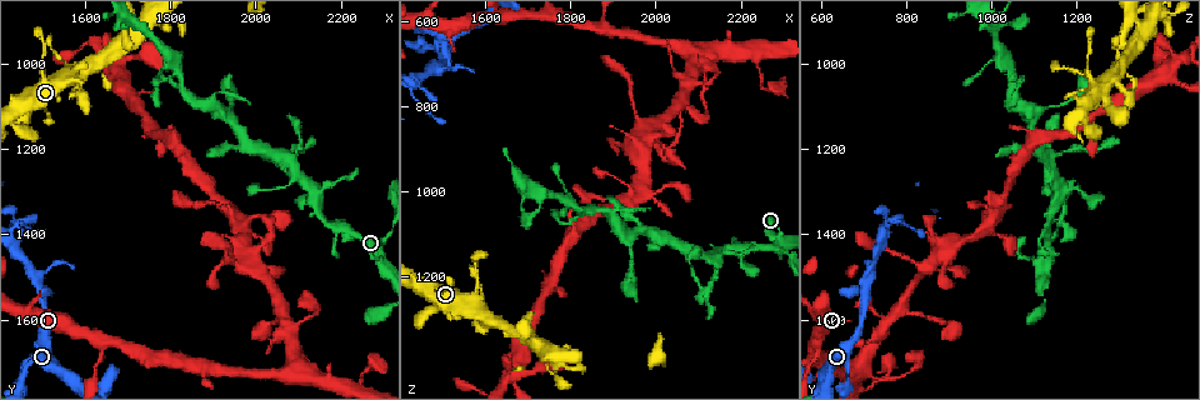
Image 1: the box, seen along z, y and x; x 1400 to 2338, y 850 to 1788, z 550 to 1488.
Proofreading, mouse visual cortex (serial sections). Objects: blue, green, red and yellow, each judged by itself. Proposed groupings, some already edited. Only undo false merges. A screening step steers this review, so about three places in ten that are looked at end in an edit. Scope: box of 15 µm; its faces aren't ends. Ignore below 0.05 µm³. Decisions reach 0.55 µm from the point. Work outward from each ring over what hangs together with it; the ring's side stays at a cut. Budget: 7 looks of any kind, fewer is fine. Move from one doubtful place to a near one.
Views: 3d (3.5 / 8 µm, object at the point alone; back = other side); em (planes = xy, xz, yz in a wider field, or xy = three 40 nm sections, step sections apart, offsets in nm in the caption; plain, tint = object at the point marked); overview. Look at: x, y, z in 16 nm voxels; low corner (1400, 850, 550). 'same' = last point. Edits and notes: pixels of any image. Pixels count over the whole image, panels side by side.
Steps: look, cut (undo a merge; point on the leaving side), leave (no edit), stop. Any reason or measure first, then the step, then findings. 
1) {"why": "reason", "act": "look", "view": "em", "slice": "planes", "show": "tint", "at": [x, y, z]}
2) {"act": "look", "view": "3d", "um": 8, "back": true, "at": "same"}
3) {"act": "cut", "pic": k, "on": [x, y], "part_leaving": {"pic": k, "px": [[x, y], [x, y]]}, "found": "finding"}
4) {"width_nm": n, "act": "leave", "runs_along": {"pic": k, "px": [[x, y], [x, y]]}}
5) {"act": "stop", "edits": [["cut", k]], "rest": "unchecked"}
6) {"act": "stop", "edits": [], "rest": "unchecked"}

{"why": "thin neck", "act": "look", "view": "3d", "um": 3.5, "at": [1505, 1540, 710]}

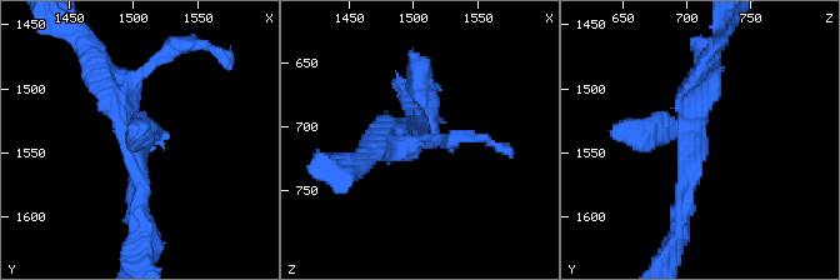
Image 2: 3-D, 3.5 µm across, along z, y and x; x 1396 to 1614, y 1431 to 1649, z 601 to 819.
{"act": "look", "view": "em", "slice": "xy", "step": 3, "show": "tint", "at": [1500, 1544, 706]}

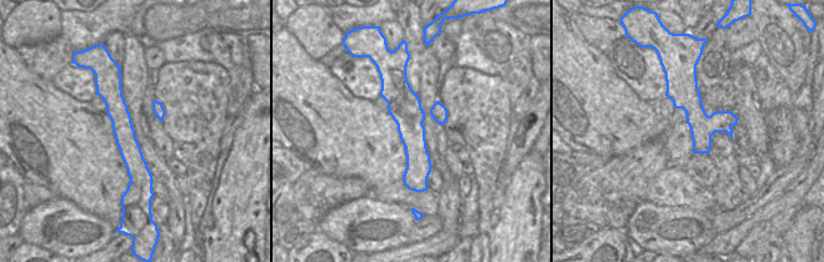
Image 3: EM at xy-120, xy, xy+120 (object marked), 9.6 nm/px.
{"act": "leave", "runs_along": {"pic": 2, "px": [[141, 223], [138, 153], [110, 73]]}, "found": "continuous, no second cell"}

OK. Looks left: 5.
{"why": "sharp bend", "act": "look", "view": "3d", "um": 3.5, "at": [2080, 1720, 670]}

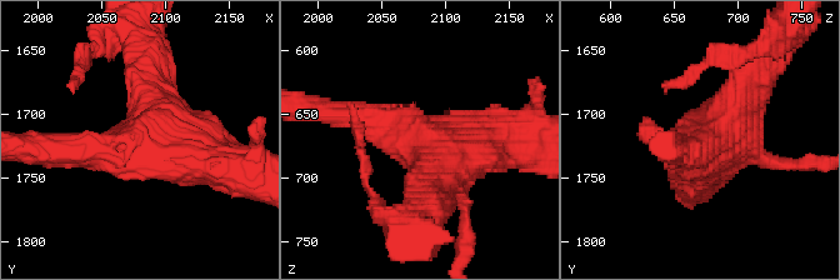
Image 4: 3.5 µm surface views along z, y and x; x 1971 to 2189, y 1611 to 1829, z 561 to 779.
{"act": "look", "view": "em", "slice": "xy", "step": 2, "show": "tint", "at": [2074, 1724, 668]}

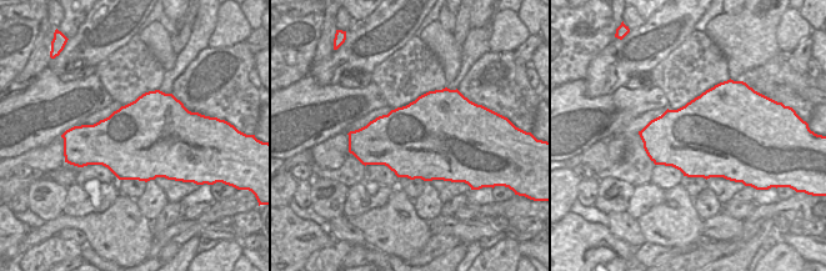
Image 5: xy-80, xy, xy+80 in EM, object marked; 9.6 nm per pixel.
{"act": "leave", "runs_along": {"pic": 4, "px": [[675, 149], [710, 138], [761, 69]]}, "found": "one cell here"}

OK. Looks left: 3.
{"why": "sharp bend", "act": "look", "view": "em", "slice": "planes", "show": "tint", "at": [2250, 1750, 725]}

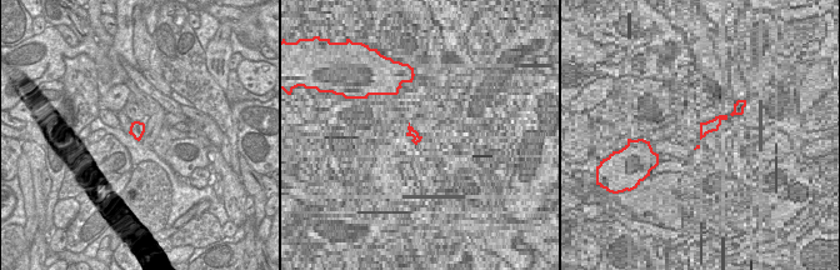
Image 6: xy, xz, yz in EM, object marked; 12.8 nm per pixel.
{"why": "see where the arms go", "act": "look", "view": "3d", "um": 3.5, "at": "same"}

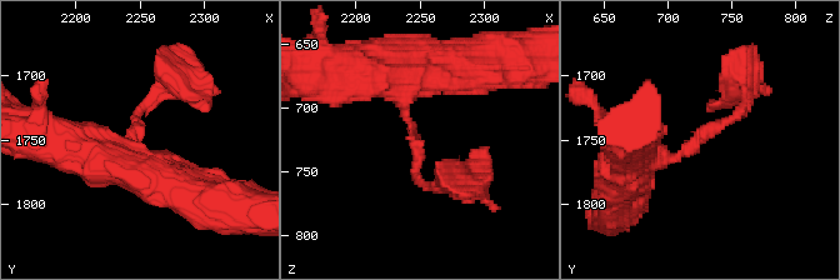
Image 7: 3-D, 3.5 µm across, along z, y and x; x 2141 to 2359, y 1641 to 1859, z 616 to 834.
{"act": "leave", "runs_along": {"pic": 7, "px": [[381, 78], [401, 90], [416, 176], [443, 186]]}, "found": "continuous, no second cell"}

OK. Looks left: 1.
{"act": "stop", "edits": [], "rest": "unchecked"}

